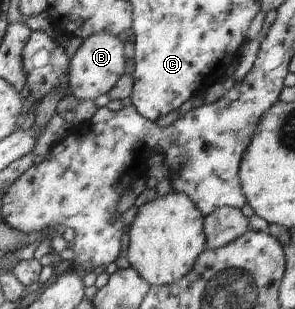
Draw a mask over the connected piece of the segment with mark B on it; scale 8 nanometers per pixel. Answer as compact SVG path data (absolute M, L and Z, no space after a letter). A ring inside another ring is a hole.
M108 32L95 33L78 48L69 65L70 94L80 101L92 101L109 93L126 73L126 57L124 57L124 42Z

